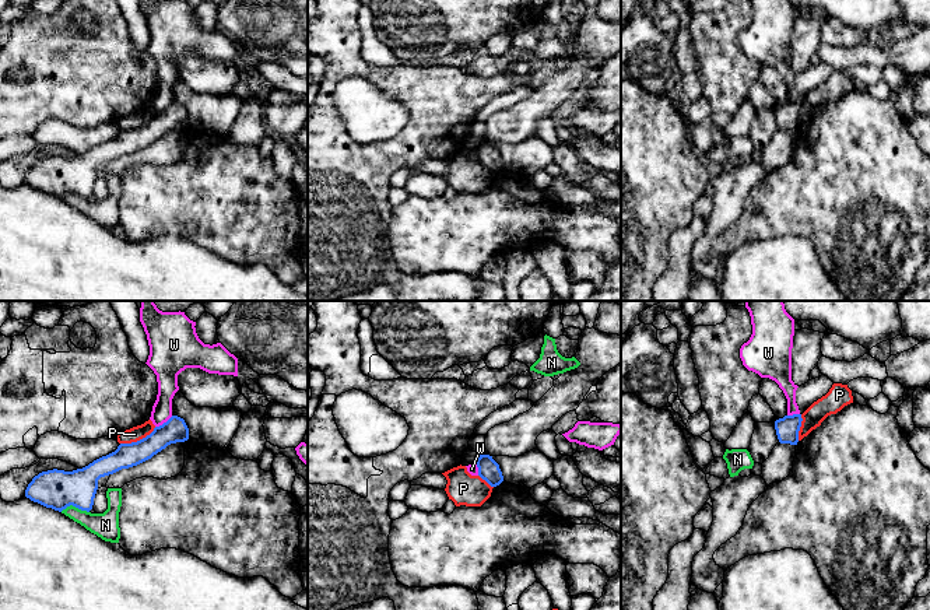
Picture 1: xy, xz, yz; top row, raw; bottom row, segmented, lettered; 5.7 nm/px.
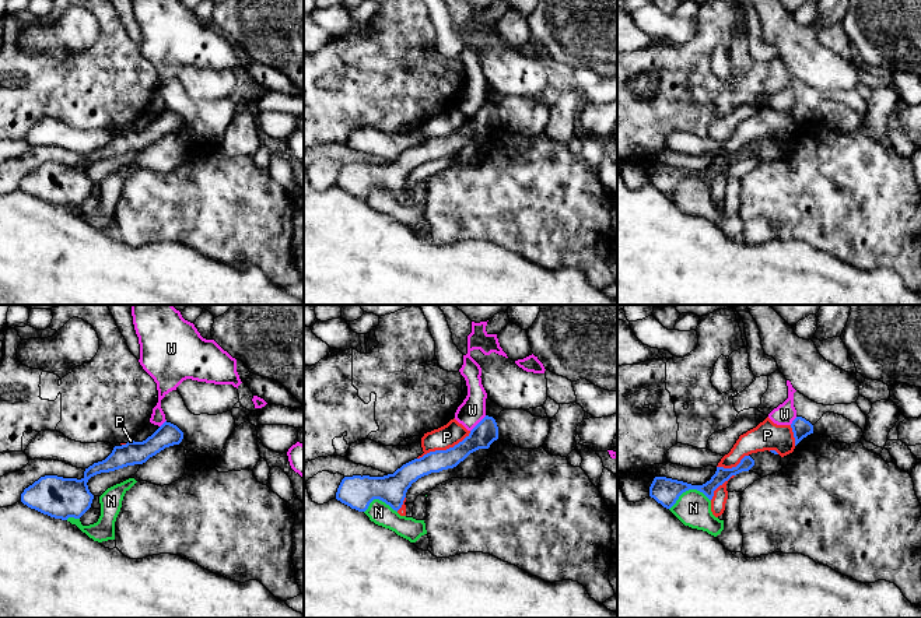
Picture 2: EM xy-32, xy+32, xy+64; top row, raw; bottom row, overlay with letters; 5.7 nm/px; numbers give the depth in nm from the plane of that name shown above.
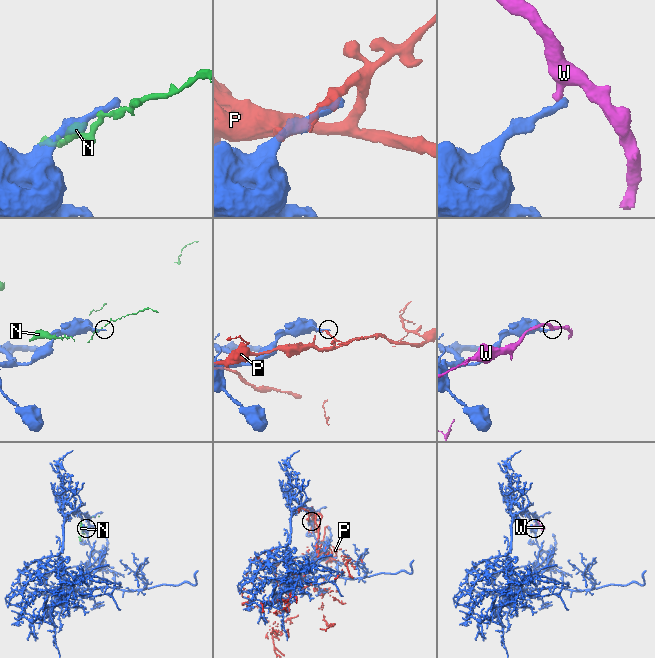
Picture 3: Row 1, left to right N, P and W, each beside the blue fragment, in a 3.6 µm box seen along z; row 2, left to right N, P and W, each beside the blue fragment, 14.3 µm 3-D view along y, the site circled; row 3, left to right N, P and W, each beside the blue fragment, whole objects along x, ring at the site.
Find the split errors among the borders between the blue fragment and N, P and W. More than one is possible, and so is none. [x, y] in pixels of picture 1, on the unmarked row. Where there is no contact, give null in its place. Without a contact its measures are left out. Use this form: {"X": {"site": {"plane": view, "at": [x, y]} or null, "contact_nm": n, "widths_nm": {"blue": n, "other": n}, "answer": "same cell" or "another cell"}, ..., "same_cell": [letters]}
{"N": {"site": {"plane": "xy", "at": [74, 192]}, "contact_nm": 170, "widths_nm": {"blue": 220, "other": 150}, "answer": "another cell"}, "P": {"site": {"plane": "xy", "at": [137, 128]}, "contact_nm": 220, "widths_nm": {"blue": 140, "other": 90}, "answer": "another cell"}, "W": {"site": {"plane": "xy", "at": [164, 109]}, "contact_nm": 120, "widths_nm": {"blue": 140, "other": 120}, "answer": "another cell"}, "same_cell": []}

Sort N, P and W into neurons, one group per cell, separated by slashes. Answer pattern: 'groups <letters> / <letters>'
groups N / P / W

